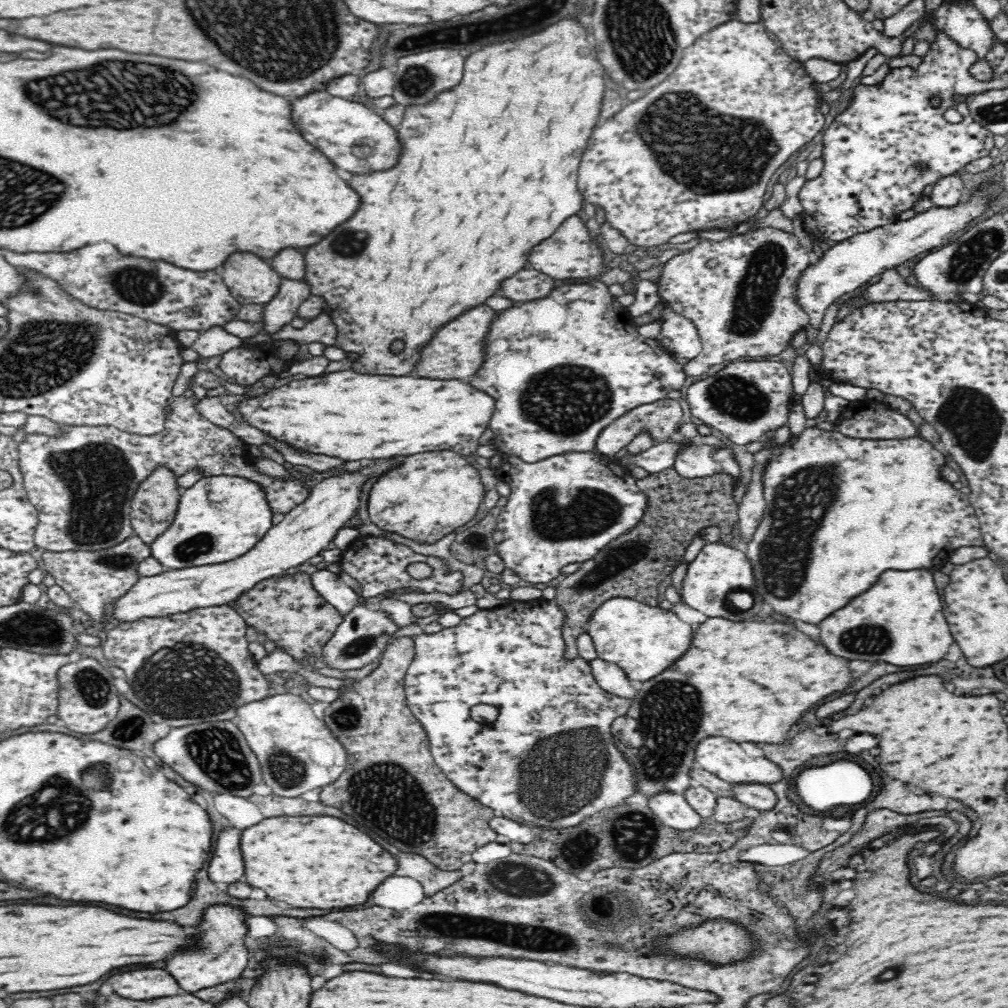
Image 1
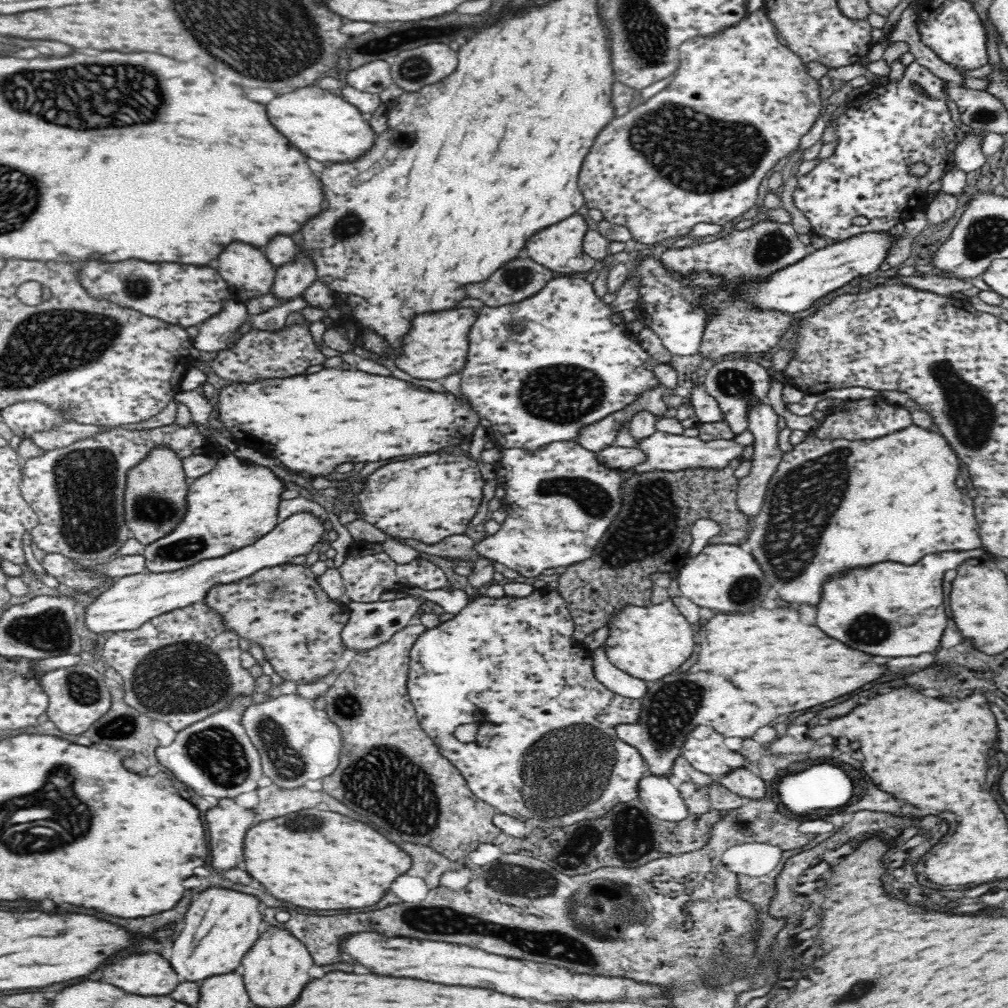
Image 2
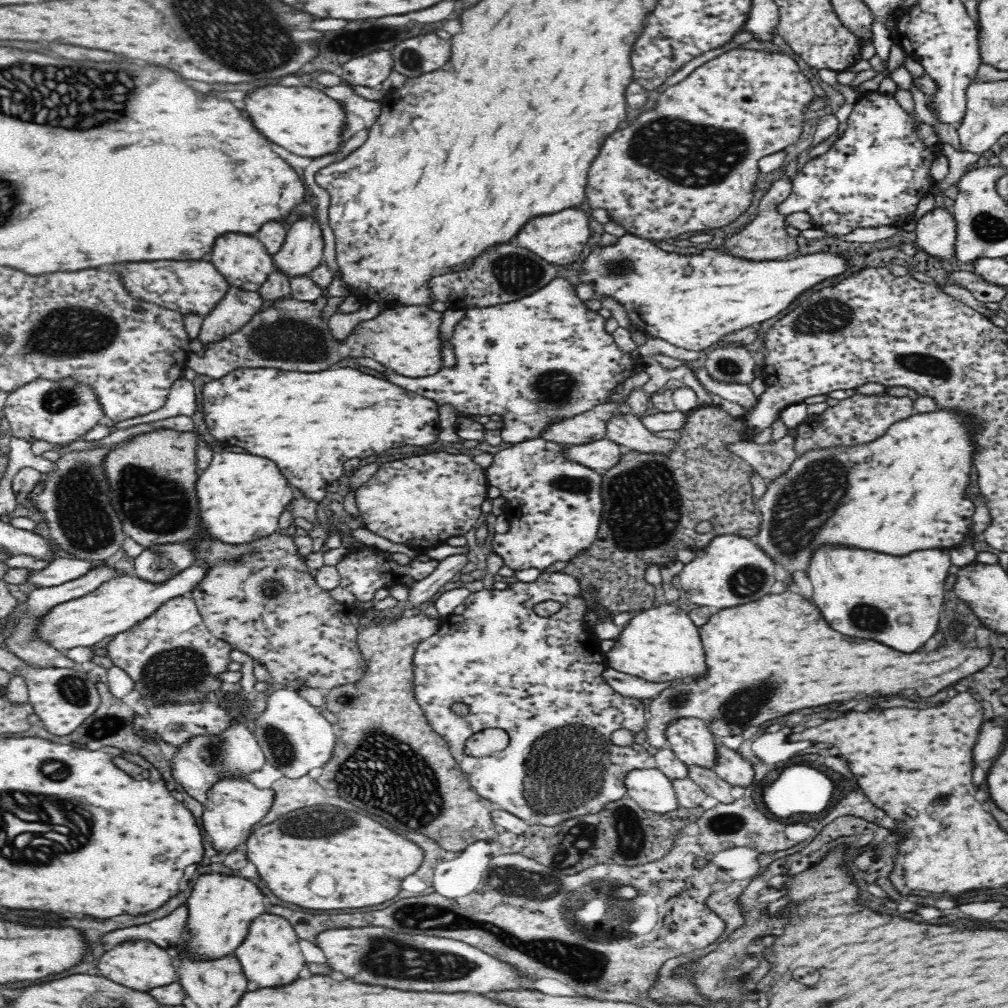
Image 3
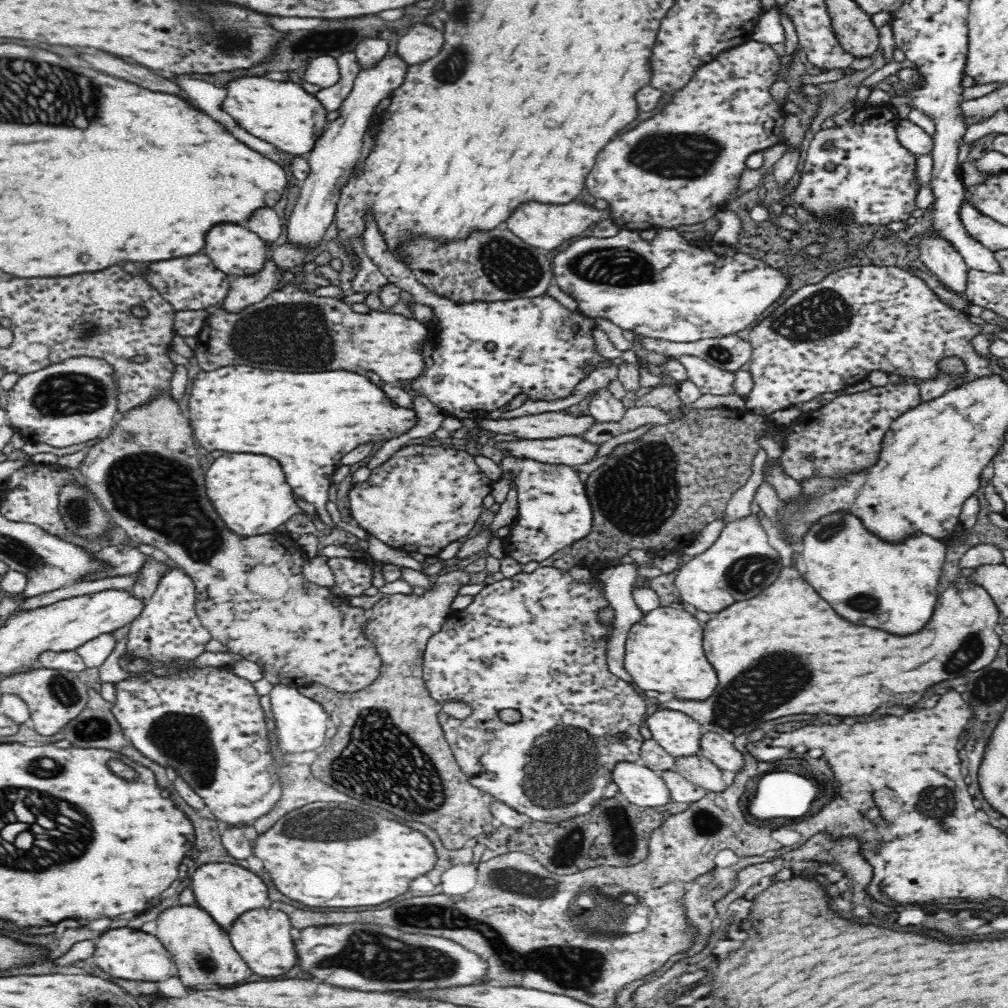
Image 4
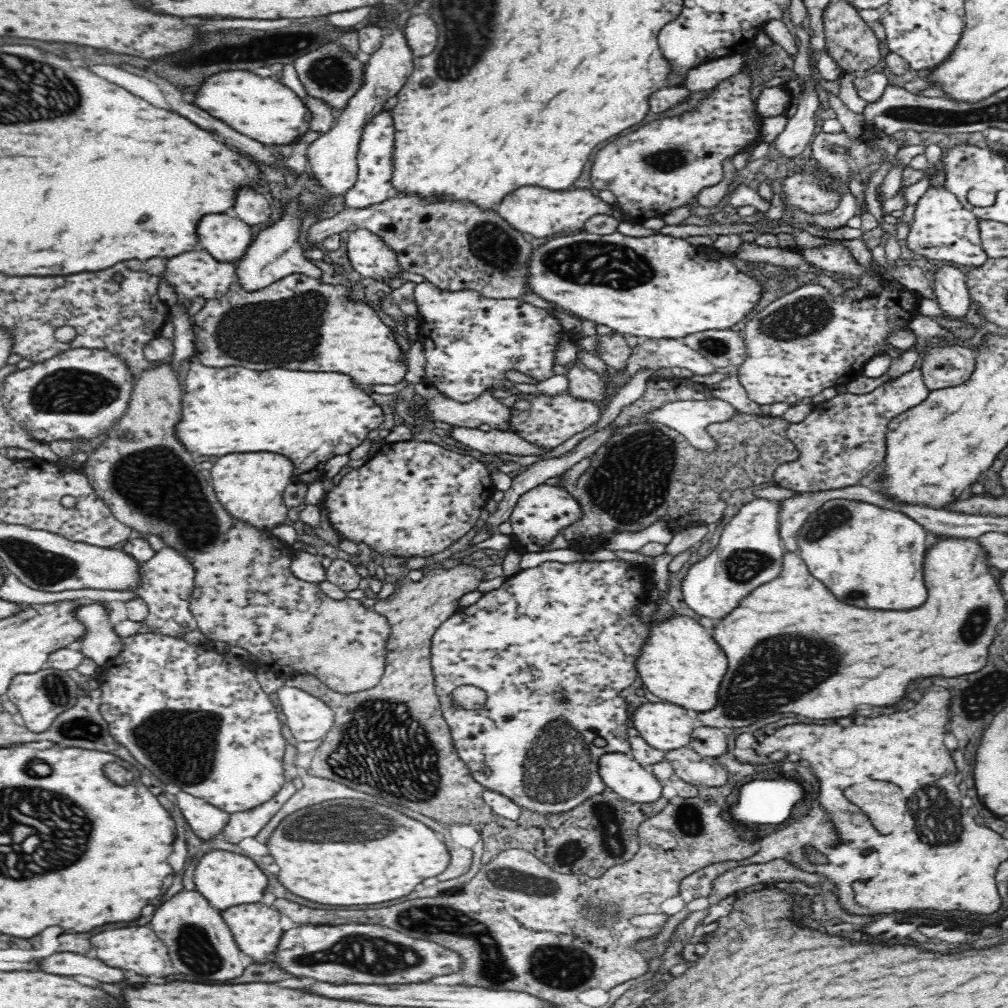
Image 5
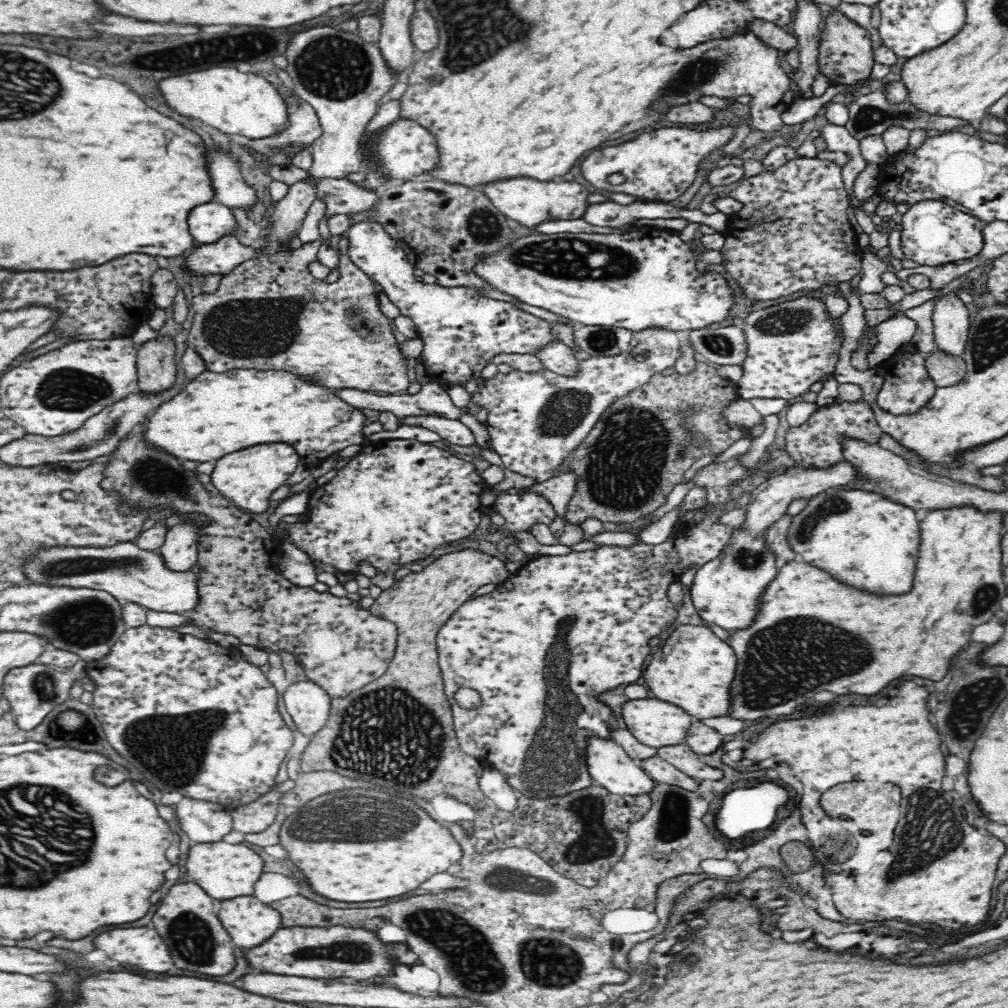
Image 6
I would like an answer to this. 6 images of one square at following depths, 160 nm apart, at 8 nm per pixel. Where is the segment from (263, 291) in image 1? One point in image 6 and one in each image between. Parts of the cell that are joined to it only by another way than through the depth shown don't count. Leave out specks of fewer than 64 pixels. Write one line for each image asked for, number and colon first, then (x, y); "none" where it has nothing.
2: (244, 267)
3: (243, 259)
4: (234, 249)
5: (225, 236)
6: (207, 222)

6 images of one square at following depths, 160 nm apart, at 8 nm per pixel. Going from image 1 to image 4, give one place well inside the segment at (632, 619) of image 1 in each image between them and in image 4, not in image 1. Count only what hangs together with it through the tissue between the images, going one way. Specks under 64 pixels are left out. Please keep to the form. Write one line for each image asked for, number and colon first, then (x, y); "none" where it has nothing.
2: (650, 643)
3: (662, 644)
4: (664, 652)

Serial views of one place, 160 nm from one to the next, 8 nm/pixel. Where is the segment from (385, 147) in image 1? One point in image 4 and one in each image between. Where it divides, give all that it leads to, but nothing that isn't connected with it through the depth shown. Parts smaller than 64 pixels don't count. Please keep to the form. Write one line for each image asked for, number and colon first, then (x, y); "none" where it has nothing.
2: (324, 126)
3: (306, 121)
4: (284, 114)

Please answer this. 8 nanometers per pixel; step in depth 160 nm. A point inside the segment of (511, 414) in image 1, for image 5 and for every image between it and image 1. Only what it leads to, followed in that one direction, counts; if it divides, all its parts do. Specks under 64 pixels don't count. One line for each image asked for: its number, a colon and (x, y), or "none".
2: (538, 369)
3: (545, 357)
4: (540, 347)
5: (469, 341)

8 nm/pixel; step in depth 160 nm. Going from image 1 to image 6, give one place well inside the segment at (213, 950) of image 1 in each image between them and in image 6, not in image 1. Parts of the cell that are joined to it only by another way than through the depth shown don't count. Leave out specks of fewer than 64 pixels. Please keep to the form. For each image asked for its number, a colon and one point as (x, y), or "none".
2: (222, 924)
3: (221, 907)
4: (225, 890)
5: (225, 878)
6: (224, 870)

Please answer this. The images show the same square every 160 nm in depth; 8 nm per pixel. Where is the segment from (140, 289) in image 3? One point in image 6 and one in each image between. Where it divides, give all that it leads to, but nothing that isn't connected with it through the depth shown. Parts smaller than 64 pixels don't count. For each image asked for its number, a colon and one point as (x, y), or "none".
4: (192, 282)
5: (196, 273)
6: (221, 257)

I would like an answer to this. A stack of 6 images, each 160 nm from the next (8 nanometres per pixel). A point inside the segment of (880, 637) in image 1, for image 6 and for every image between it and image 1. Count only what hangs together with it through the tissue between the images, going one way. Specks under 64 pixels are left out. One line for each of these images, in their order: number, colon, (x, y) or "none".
2: (888, 609)
3: (897, 600)
4: (895, 587)
5: (872, 557)
6: (862, 538)

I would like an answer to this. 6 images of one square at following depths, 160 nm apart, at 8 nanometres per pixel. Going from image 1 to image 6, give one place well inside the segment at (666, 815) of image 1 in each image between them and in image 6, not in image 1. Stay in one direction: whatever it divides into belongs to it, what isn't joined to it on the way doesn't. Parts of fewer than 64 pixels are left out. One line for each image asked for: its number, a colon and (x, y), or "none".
2: (660, 797)
3: (650, 789)
4: (643, 786)
5: (620, 772)
6: (609, 765)

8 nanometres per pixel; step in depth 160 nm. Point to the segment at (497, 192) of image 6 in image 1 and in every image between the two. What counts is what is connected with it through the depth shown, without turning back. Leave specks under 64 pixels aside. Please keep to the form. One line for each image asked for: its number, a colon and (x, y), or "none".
1: (570, 252)
2: (559, 248)
3: (559, 239)
4: (547, 226)
5: (534, 211)

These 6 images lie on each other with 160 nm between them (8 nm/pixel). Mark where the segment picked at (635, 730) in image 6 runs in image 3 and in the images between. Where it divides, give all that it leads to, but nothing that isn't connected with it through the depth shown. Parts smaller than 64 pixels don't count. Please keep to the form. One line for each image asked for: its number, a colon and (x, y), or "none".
3: (690, 739)
4: (678, 734)
5: (662, 725)

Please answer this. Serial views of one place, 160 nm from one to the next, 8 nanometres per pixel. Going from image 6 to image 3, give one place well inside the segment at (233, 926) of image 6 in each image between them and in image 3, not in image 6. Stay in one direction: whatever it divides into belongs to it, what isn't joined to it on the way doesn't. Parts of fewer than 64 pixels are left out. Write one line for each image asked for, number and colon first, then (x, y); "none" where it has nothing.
3: (270, 954)
4: (262, 937)
5: (256, 928)

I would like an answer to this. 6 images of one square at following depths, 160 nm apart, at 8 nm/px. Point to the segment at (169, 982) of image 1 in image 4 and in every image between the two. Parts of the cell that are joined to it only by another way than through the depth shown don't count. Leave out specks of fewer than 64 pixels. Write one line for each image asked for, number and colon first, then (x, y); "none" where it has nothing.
2: (149, 974)
3: (140, 965)
4: (132, 954)

